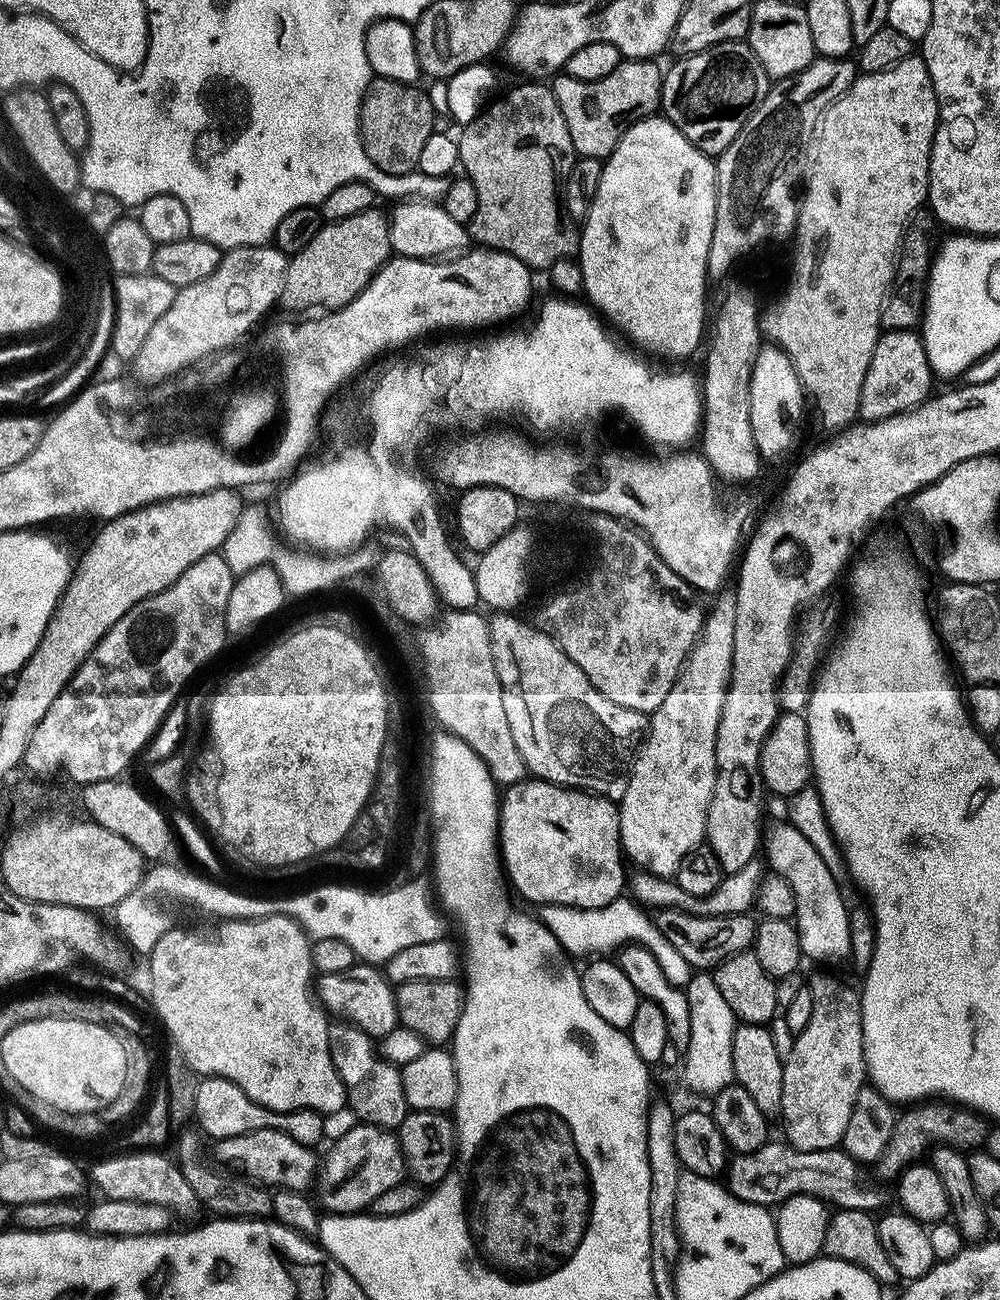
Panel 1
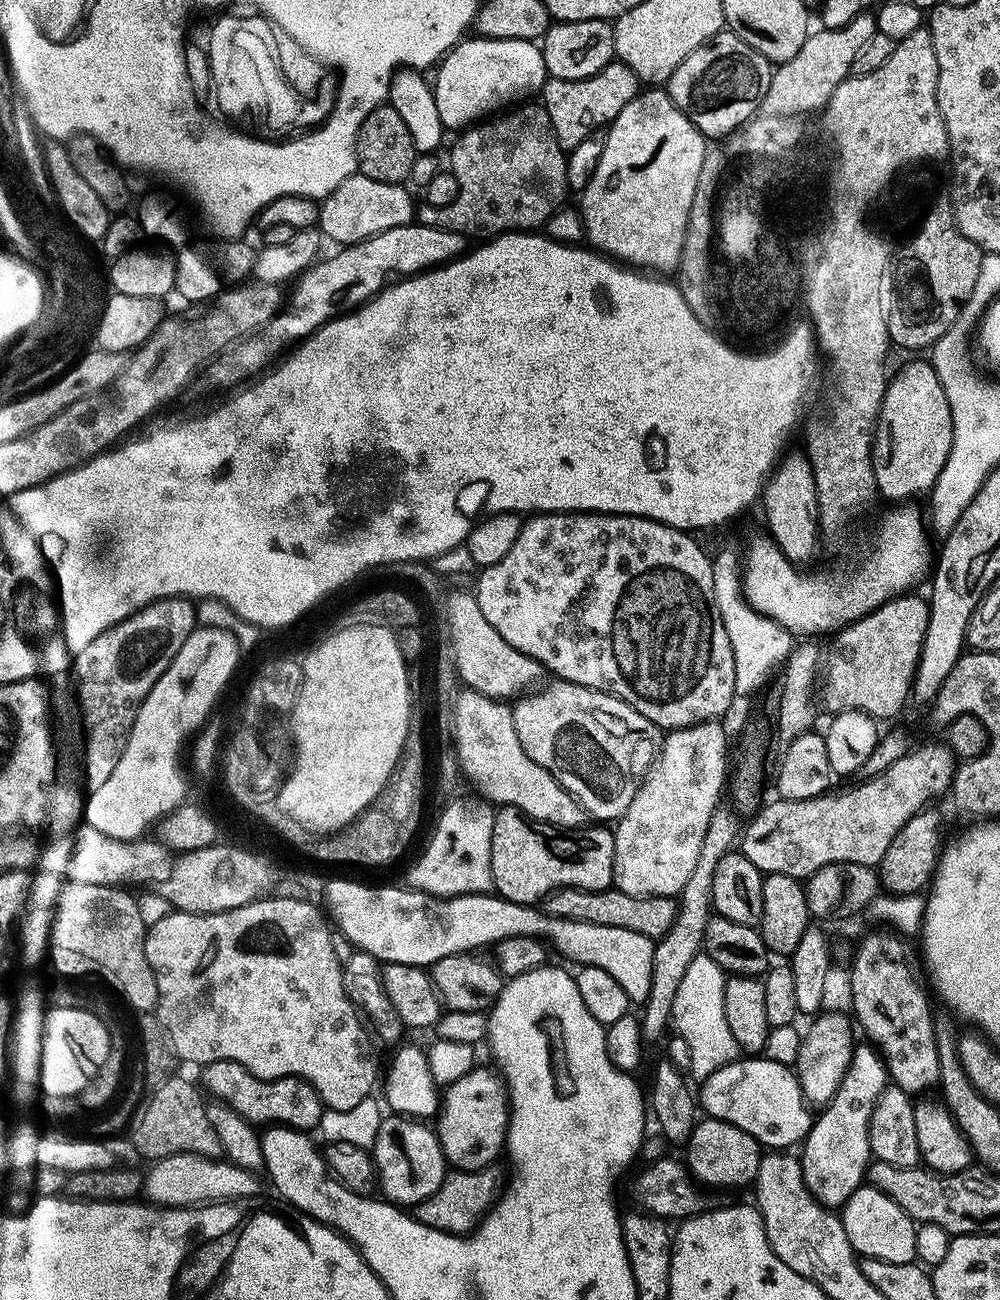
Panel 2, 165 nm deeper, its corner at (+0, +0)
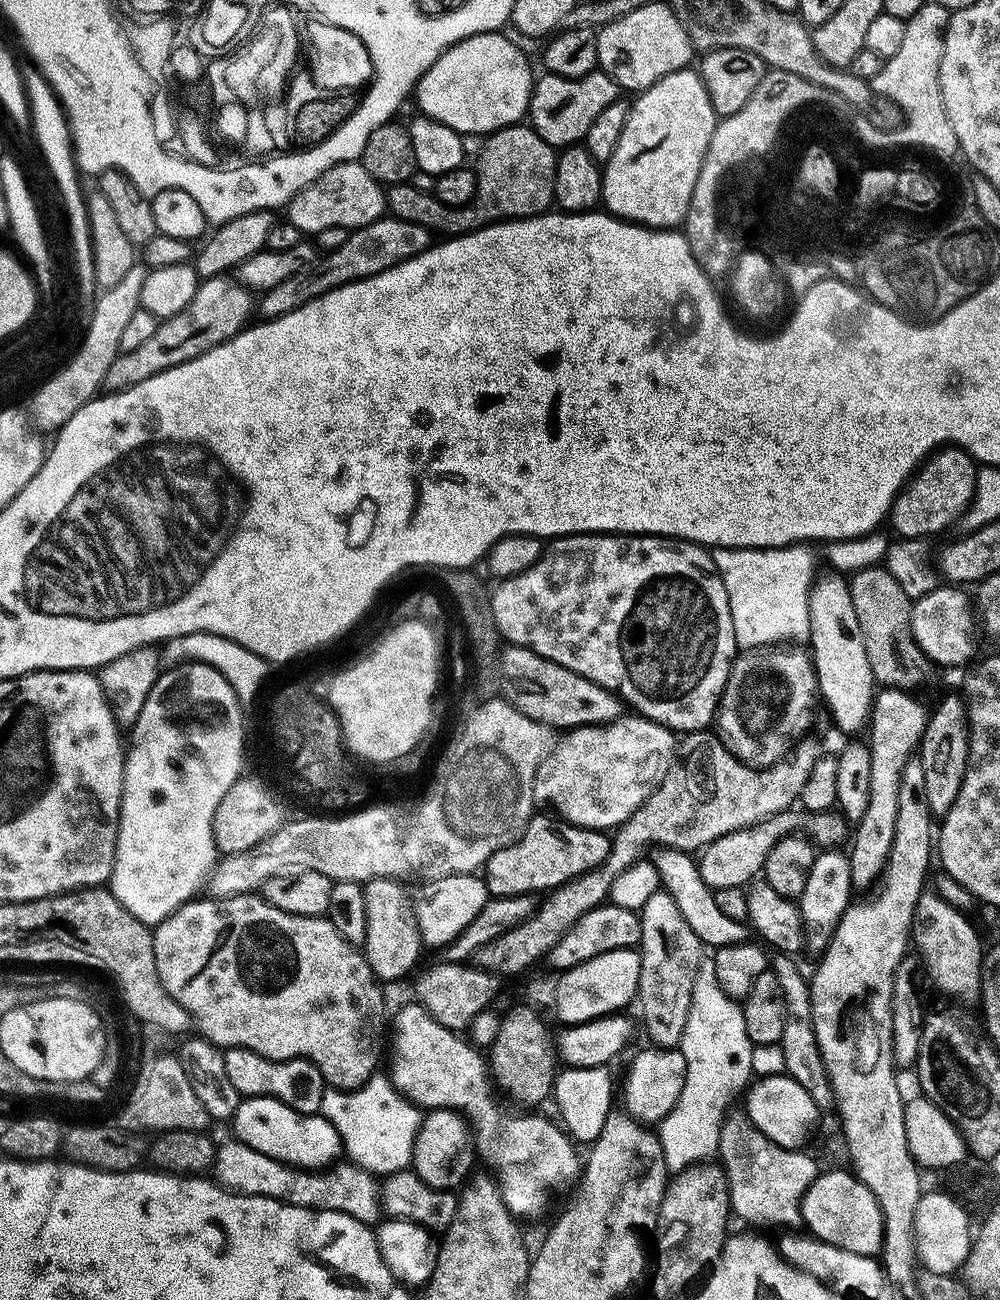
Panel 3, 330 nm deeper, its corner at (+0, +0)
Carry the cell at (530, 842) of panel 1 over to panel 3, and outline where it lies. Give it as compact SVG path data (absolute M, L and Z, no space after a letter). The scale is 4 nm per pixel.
M533 815L532 821L515 844L498 850L498 854L488 860L486 881L493 897L551 893L572 880L580 879L587 872L600 868L612 852L611 839L603 831L576 828L573 824L559 819L547 820L540 815Z

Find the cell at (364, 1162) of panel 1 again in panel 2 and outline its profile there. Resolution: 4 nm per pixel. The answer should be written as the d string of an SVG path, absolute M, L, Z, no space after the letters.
M399 1114L389 1115L382 1122L376 1139L374 1159L378 1175L378 1188L389 1205L404 1210L415 1209L417 1204L426 1202L444 1185L450 1174L448 1159L440 1145L440 1138L427 1123L416 1118Z

